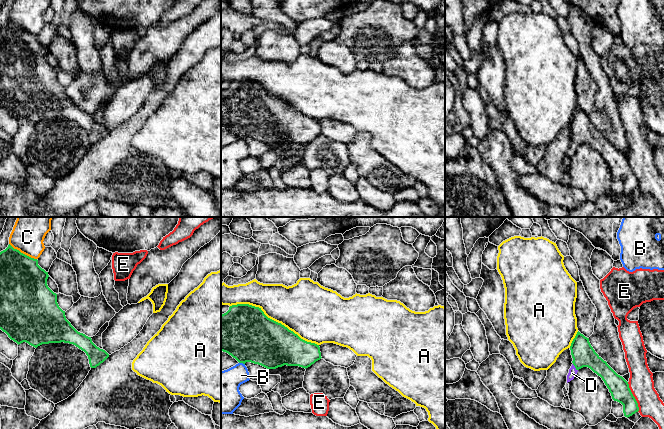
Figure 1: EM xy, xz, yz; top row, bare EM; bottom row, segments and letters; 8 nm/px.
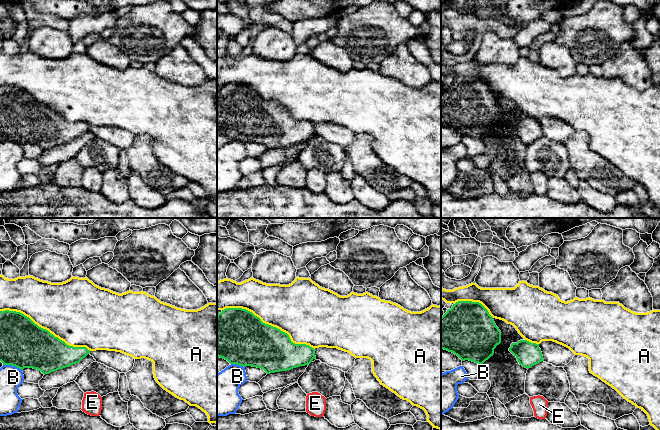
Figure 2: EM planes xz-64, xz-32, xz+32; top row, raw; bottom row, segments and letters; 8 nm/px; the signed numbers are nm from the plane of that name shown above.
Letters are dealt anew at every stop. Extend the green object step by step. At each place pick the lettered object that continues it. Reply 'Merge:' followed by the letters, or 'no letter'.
Merge: D

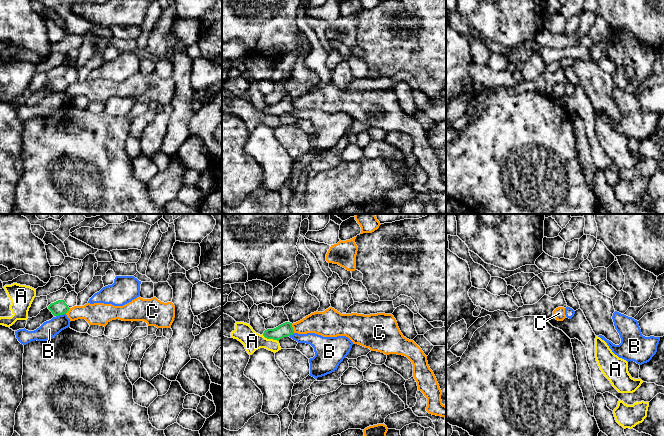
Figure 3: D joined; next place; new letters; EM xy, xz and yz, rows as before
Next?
Merge: no letter

